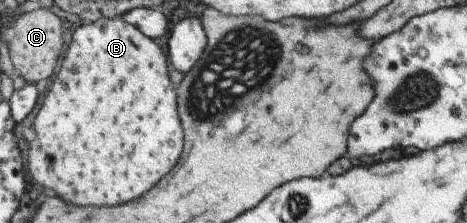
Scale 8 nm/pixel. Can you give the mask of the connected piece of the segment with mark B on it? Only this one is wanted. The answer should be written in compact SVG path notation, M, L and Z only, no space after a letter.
M100 18L76 27L70 37L68 49L60 61L60 69L50 89L44 94L42 105L30 125L35 133L35 139L29 142L26 153L26 159L28 159L26 169L30 177L41 187L52 189L58 197L62 197L64 201L72 205L92 205L92 207L118 205L118 203L132 201L140 197L144 191L148 191L162 175L166 175L174 167L182 151L182 129L180 129L180 121L176 113L176 94L166 72L166 63L166 57L158 47L157 41L146 37L137 27L127 24L122 18Z

